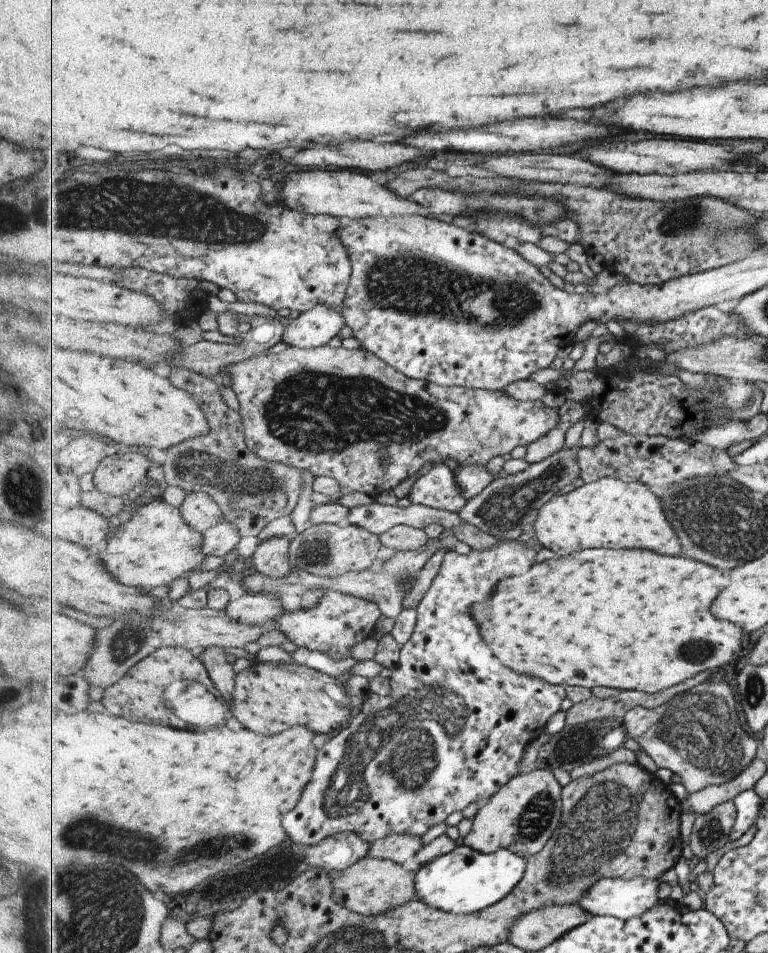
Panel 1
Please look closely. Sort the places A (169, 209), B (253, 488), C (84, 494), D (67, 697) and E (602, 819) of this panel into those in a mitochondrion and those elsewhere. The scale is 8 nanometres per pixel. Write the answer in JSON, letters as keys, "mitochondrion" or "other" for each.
{"A":"mitochondrion","B":"mitochondrion","C":"other","D":"other","E":"mitochondrion"}

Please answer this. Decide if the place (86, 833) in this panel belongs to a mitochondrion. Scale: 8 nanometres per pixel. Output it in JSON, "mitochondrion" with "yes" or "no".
{"mitochondrion":"yes"}

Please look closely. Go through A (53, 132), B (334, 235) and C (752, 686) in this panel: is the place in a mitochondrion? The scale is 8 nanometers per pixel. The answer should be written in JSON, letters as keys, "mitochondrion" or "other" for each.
{"A":"other","B":"other","C":"mitochondrion"}

